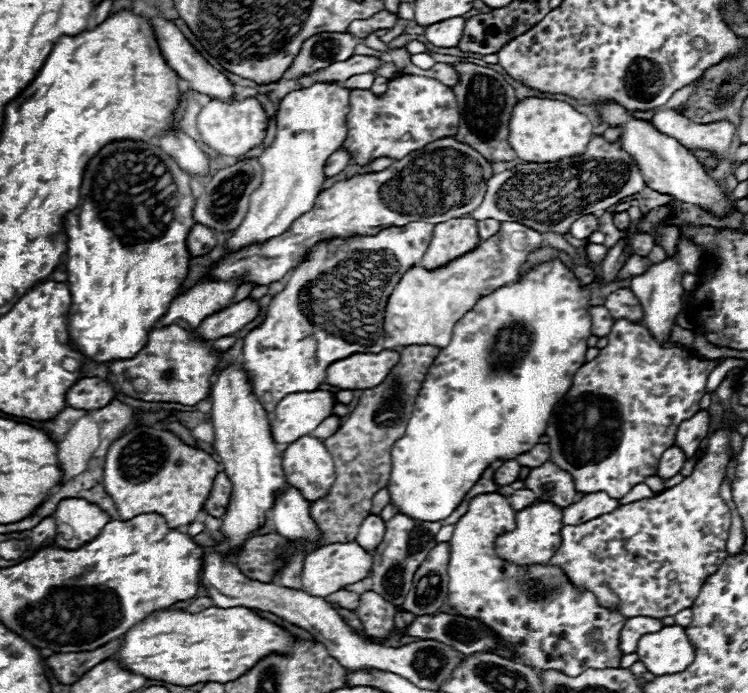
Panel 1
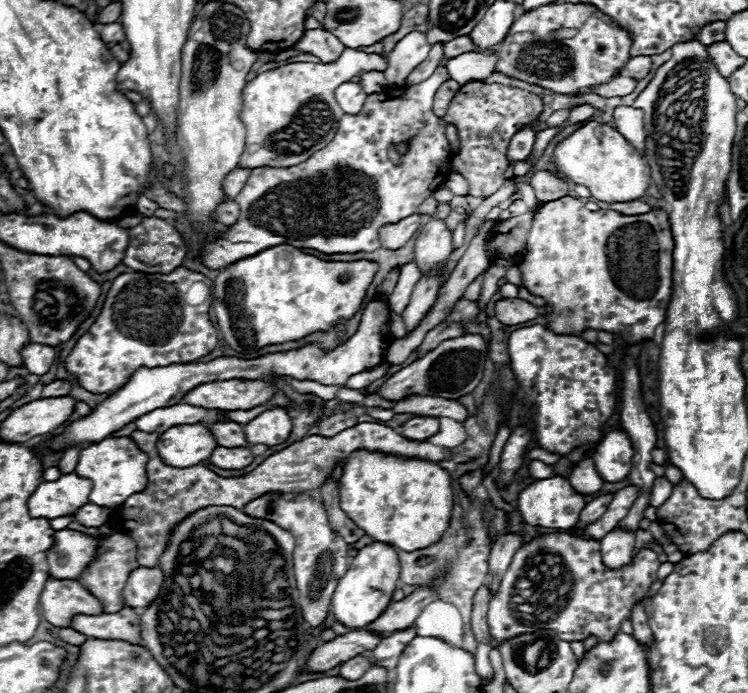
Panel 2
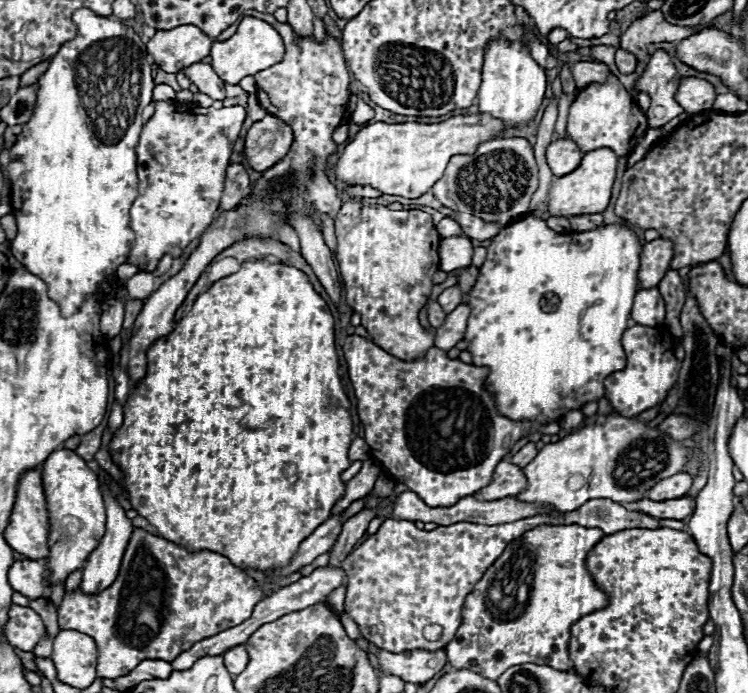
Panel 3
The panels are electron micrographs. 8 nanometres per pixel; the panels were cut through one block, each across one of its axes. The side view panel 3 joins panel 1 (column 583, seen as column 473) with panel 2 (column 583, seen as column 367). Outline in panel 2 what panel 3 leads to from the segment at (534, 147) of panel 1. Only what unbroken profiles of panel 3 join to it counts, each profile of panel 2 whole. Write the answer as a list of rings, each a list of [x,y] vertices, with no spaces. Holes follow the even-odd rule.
[[[586,122],[556,148],[556,166],[576,184],[584,184],[600,202],[632,202],[646,196],[650,168],[634,146],[614,128],[600,122]]]

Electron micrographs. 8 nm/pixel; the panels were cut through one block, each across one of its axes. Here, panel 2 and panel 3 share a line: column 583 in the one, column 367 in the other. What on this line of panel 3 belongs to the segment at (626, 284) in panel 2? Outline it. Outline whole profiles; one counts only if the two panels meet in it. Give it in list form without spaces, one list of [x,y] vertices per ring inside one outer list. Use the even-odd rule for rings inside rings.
[[[348,204],[338,210],[334,224],[336,224],[336,238],[338,238],[338,270],[344,278],[346,302],[362,316],[362,326],[372,336],[372,342],[378,344],[388,354],[400,360],[414,360],[422,356],[428,348],[432,348],[434,332],[426,332],[420,326],[418,312],[430,296],[432,290],[432,274],[440,270],[438,260],[438,242],[440,236],[432,224],[432,216],[422,210],[390,210],[380,204],[356,204],[356,212],[346,216]]]

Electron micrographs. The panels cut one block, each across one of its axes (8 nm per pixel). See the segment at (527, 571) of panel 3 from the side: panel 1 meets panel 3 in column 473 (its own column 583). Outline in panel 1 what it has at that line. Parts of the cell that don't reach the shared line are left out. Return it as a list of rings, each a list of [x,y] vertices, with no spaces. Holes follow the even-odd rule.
[[[496,492],[478,494],[470,500],[468,512],[454,524],[454,534],[450,538],[450,562],[448,562],[448,604],[458,610],[458,614],[468,618],[478,618],[492,630],[496,630],[504,640],[518,644],[518,652],[524,662],[536,668],[562,670],[576,676],[588,668],[604,670],[608,666],[618,666],[622,652],[618,648],[620,630],[626,618],[618,612],[610,612],[598,606],[592,592],[576,592],[564,572],[556,566],[526,566],[518,568],[514,564],[504,564],[494,552],[496,536],[516,528],[516,512],[510,508],[508,500]]]

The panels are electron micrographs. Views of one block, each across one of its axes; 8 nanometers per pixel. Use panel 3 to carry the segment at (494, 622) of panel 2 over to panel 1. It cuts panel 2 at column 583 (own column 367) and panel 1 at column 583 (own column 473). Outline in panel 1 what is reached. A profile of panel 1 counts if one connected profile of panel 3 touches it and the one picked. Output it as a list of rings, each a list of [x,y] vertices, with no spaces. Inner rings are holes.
[[[720,422],[720,428],[708,438],[706,456],[696,464],[690,476],[654,498],[622,504],[612,514],[604,514],[578,526],[562,526],[560,550],[556,550],[548,564],[560,566],[568,574],[572,586],[592,590],[600,606],[620,610],[626,618],[632,618],[632,614],[666,618],[690,608],[708,576],[712,576],[728,556],[726,540],[730,530],[730,510],[718,494],[728,464],[728,448],[730,438]]]

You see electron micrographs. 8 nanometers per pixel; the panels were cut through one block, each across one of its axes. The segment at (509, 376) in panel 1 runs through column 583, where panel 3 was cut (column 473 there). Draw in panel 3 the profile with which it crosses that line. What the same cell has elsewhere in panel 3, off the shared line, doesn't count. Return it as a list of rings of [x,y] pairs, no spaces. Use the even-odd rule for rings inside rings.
[[[526,216],[524,220],[502,228],[492,238],[492,244],[486,248],[486,260],[470,292],[470,318],[468,318],[468,328],[464,332],[464,340],[468,342],[466,350],[472,354],[472,364],[486,366],[490,370],[484,384],[486,384],[486,390],[492,394],[492,400],[500,416],[506,416],[510,420],[530,420],[538,424],[548,424],[548,422],[558,422],[570,410],[582,410],[584,404],[598,402],[600,398],[604,398],[604,378],[626,366],[626,356],[624,356],[620,340],[622,340],[624,330],[628,328],[632,300],[634,300],[634,294],[638,292],[636,270],[640,266],[640,250],[642,246],[638,242],[636,230],[624,224],[600,226],[596,230],[580,232],[580,234],[578,232],[558,234],[550,230],[542,218],[536,218],[536,216]]]

